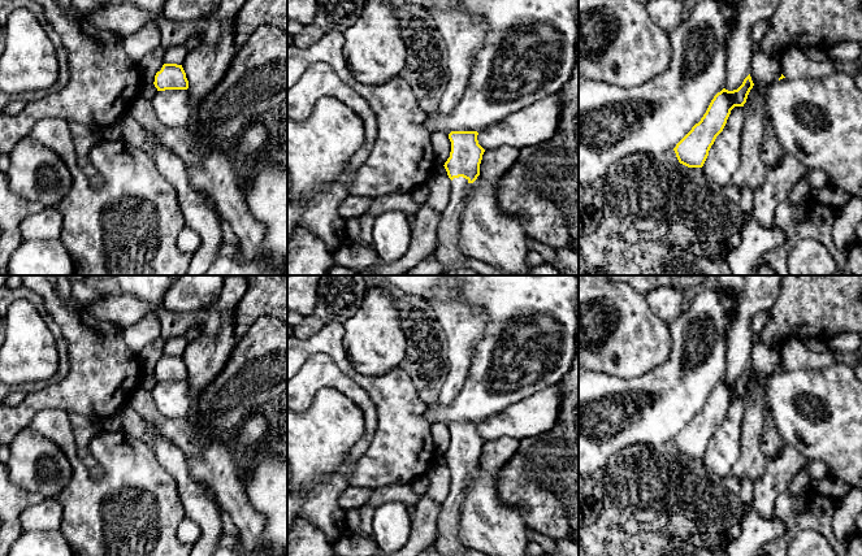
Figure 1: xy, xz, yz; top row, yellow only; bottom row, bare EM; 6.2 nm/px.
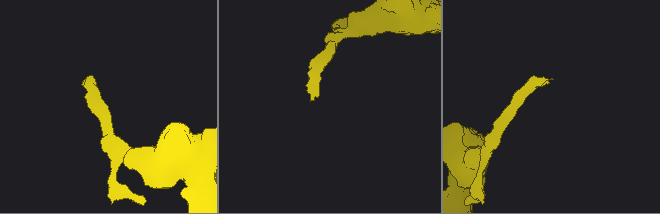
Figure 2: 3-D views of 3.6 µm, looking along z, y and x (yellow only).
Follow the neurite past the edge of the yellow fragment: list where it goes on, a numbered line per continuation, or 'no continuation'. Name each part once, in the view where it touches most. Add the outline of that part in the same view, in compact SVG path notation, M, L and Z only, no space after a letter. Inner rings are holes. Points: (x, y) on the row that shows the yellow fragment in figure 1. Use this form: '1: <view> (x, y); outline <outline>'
1: xz (447, 252); outline M468 179L451 181L451 201L441 213L433 259L446 268L447 275L480 275L465 265L468 259L458 246L460 213L465 201Z

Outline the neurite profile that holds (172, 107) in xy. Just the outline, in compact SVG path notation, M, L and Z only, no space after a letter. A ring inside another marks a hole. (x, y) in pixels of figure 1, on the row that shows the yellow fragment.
M187 90L157 91L151 101L161 125L169 129L185 129L187 126L191 118Z

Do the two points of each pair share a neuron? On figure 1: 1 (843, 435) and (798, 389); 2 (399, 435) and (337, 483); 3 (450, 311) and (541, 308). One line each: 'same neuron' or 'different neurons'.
1: same neuron
2: different neurons
3: different neurons

